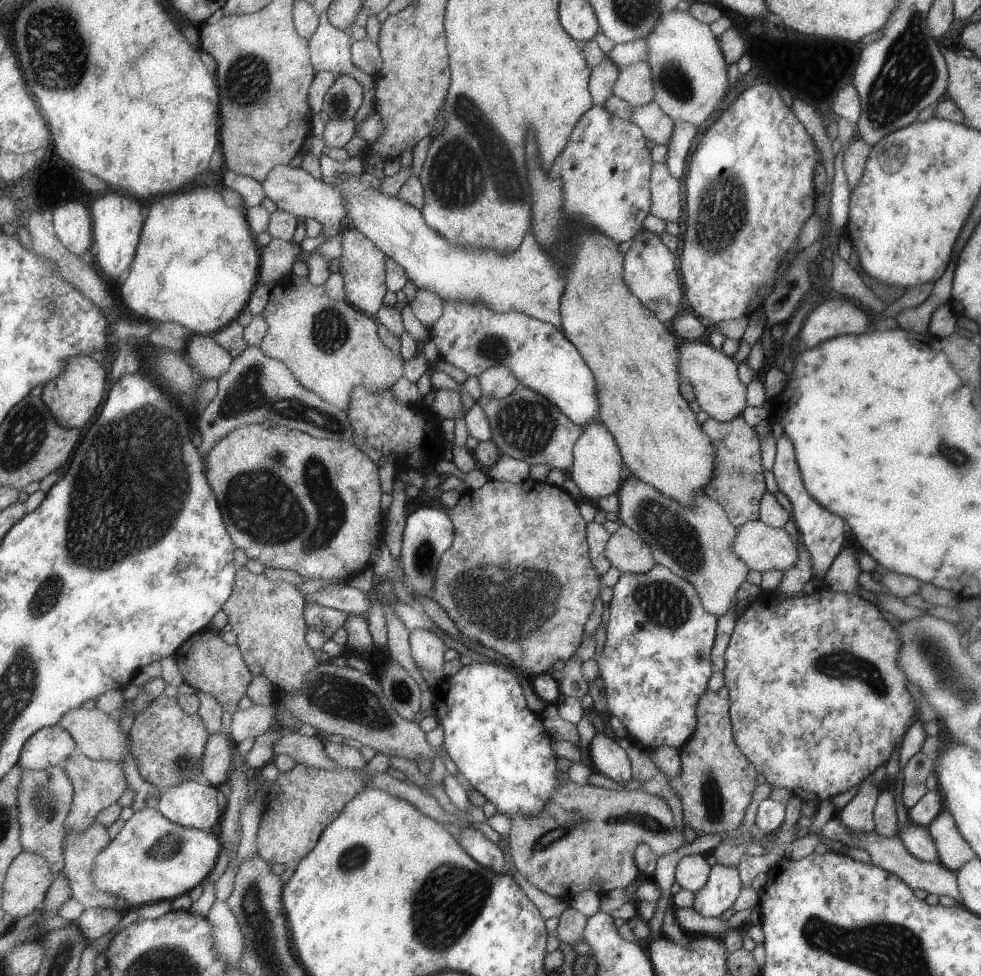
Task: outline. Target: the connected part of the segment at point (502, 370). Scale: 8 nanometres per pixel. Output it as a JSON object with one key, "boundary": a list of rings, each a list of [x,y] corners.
{"boundary":[[[494,366],[483,372],[478,377],[482,390],[482,396],[495,397],[496,400],[503,400],[520,385],[520,380],[516,374],[504,366]]]}

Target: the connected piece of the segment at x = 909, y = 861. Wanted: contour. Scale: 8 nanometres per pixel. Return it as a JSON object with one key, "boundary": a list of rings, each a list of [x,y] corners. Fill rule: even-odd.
{"boundary":[[[832,816],[827,820],[826,824],[821,828],[821,837],[824,842],[830,843],[833,840],[845,844],[845,846],[860,848],[868,852],[870,856],[870,863],[878,866],[895,876],[898,876],[910,889],[919,888],[925,890],[929,894],[935,894],[935,896],[950,896],[954,898],[958,904],[960,904],[962,898],[958,891],[957,876],[955,872],[952,872],[947,867],[941,864],[924,863],[917,860],[911,853],[905,848],[902,840],[897,834],[884,837],[878,835],[874,830],[866,833],[852,833],[848,831],[848,828],[837,818]]]}

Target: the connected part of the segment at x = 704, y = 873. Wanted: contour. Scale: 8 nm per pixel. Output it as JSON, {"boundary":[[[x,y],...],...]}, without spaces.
{"boundary":[[[700,854],[683,856],[674,867],[674,880],[680,888],[686,888],[692,893],[699,891],[707,882],[710,871],[709,864]]]}

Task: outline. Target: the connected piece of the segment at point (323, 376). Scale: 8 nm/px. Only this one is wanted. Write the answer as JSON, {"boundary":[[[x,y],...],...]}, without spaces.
{"boundary":[[[289,275],[270,291],[266,307],[260,313],[267,320],[267,336],[260,347],[272,359],[279,359],[296,374],[298,381],[310,391],[321,395],[341,410],[348,410],[354,388],[365,385],[372,391],[389,389],[406,374],[409,362],[401,352],[392,351],[380,337],[377,319],[349,304],[346,300],[335,300],[325,285],[315,286],[308,275]]]}

